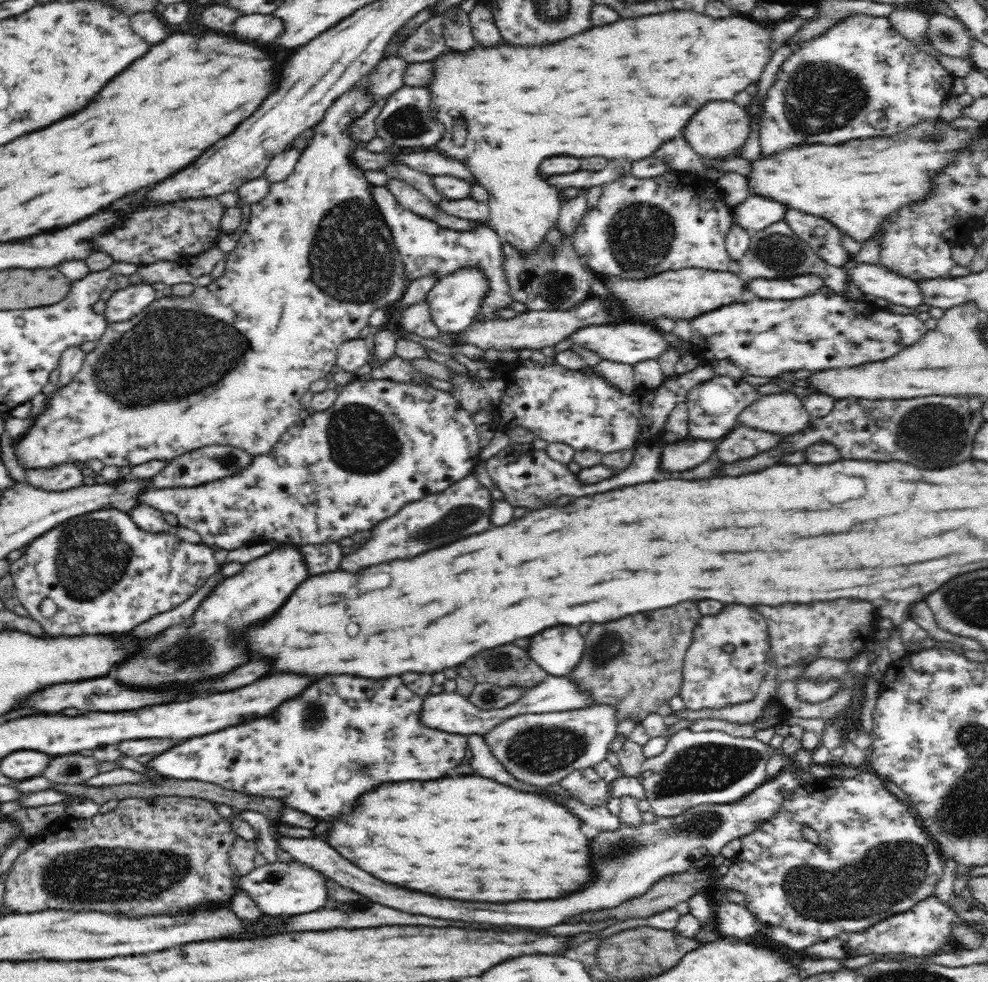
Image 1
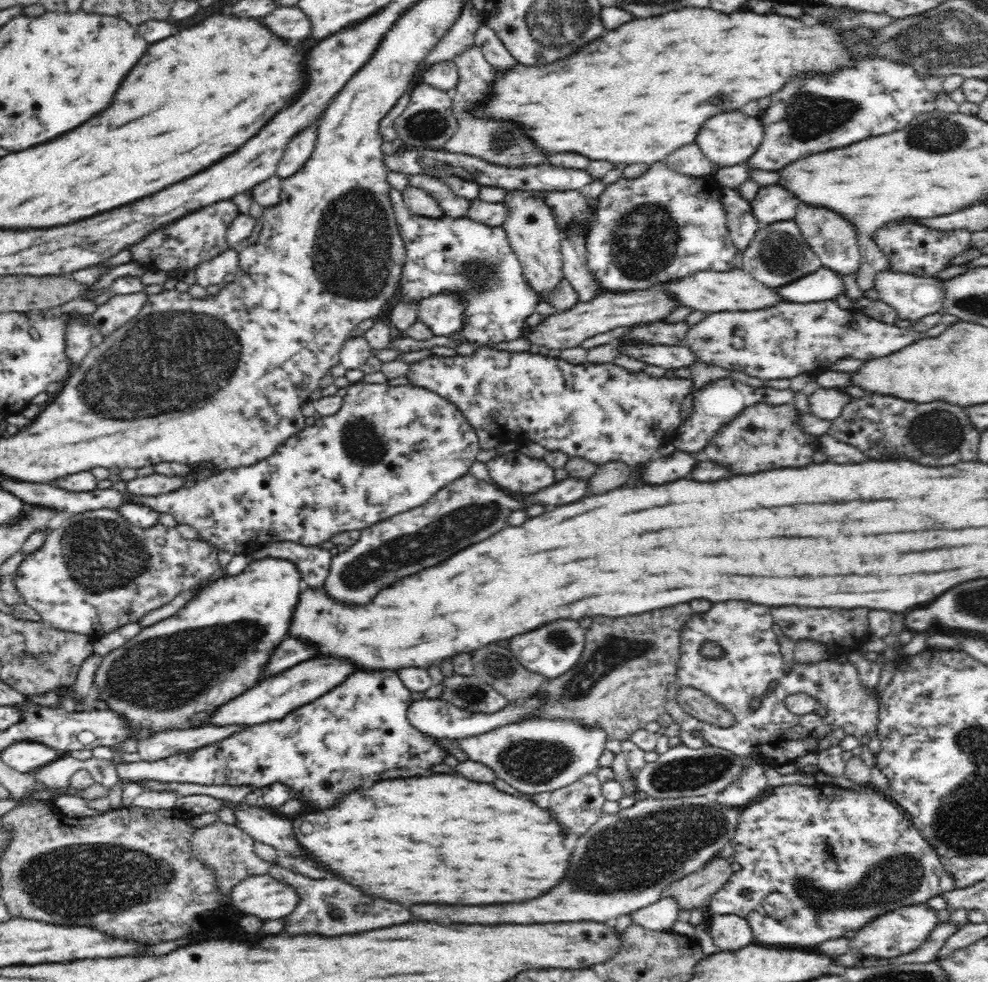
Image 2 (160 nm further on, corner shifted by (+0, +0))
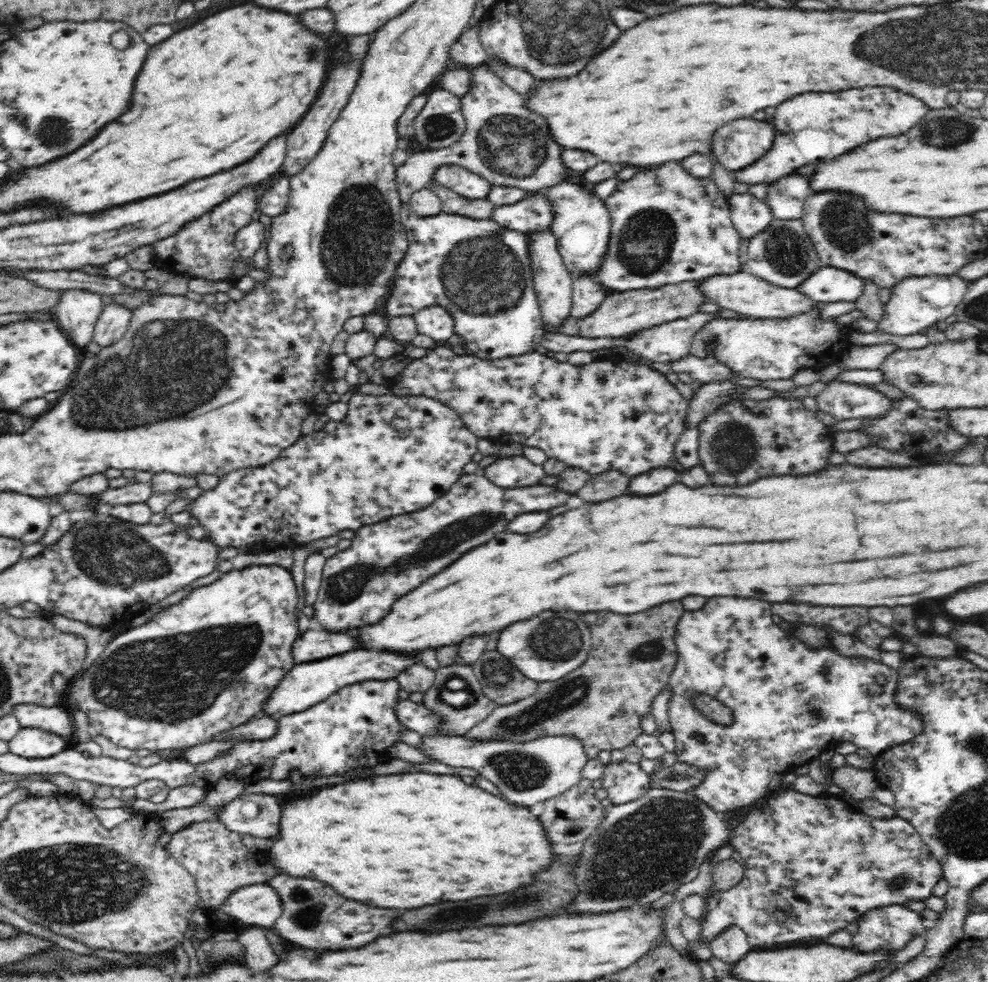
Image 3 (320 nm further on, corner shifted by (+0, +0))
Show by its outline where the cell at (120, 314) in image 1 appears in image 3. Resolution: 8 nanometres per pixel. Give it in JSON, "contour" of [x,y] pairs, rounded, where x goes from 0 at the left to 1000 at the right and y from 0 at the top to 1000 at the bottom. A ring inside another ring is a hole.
{"contour":[[[117,309],[105,311],[95,332],[92,348],[105,354],[122,347],[131,333],[134,319],[135,317]]]}

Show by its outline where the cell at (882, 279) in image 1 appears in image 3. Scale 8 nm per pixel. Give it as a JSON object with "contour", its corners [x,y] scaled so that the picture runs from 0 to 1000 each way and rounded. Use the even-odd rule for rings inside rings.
{"contour":[[[941,280],[913,284],[913,287],[903,294],[903,301],[896,310],[896,319],[893,326],[888,328],[887,337],[893,337],[899,342],[919,343],[930,340],[933,335],[967,320],[982,288],[982,285],[975,284],[972,280]]]}

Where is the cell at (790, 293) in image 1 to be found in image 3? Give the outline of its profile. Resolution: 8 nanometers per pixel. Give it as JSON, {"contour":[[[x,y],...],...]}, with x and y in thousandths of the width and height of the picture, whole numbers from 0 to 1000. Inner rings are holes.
{"contour":[[[833,270],[814,285],[808,294],[818,303],[836,312],[847,308],[865,309],[873,300],[876,284],[863,277]]]}

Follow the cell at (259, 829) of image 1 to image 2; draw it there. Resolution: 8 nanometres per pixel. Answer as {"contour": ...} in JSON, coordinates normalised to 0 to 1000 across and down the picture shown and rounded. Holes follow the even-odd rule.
{"contour":[[[285,882],[273,883],[272,891],[276,895],[290,900],[302,909],[302,923],[296,931],[287,935],[289,943],[285,951],[302,953],[302,951],[316,951],[316,953],[346,953],[346,951],[362,951],[381,945],[393,945],[399,941],[409,941],[417,937],[415,925],[409,921],[397,921],[393,916],[374,914],[362,904],[346,898],[346,896],[316,896],[302,888],[296,888]]]}

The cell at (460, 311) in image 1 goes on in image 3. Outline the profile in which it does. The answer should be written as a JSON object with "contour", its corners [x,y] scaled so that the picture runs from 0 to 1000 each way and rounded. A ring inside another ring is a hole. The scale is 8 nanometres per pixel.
{"contour":[[[446,312],[428,314],[419,322],[422,337],[441,348],[453,347],[460,341],[460,325]]]}

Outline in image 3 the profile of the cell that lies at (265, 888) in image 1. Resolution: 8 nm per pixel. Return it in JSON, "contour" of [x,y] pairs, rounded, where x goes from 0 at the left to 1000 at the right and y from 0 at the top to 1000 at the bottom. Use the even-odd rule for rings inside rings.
{"contour":[[[255,900],[239,905],[218,926],[219,929],[221,927],[247,941],[273,945],[285,929],[285,919],[279,906],[271,900]]]}

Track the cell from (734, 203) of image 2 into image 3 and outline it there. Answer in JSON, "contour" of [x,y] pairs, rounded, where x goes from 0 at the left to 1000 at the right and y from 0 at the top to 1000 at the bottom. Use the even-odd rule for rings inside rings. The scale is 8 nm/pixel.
{"contour":[[[745,198],[736,202],[740,223],[749,237],[750,242],[762,242],[775,234],[781,226],[782,218],[778,209],[773,205],[755,198]]]}

